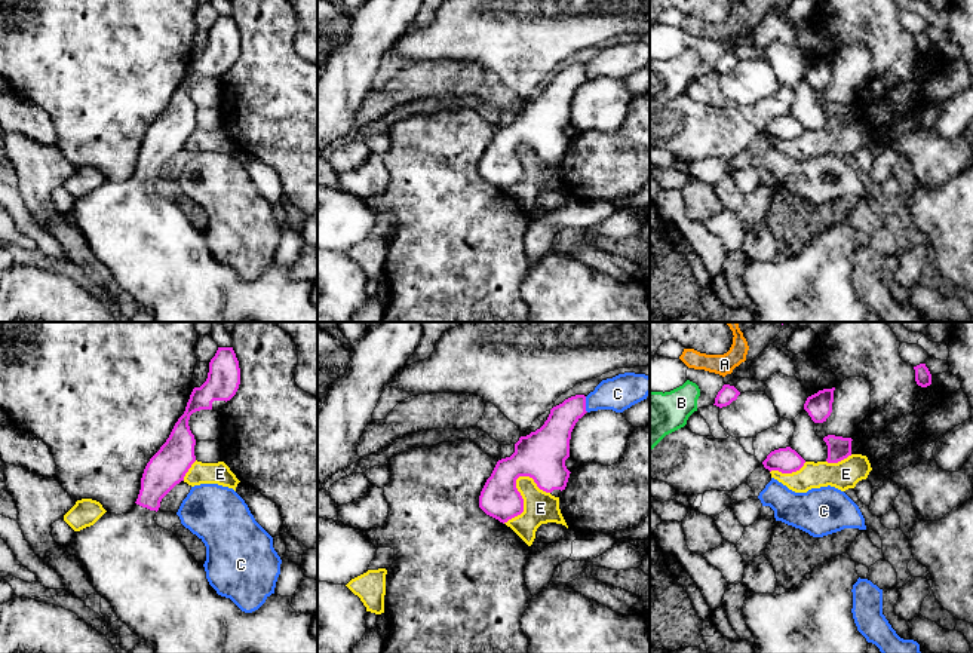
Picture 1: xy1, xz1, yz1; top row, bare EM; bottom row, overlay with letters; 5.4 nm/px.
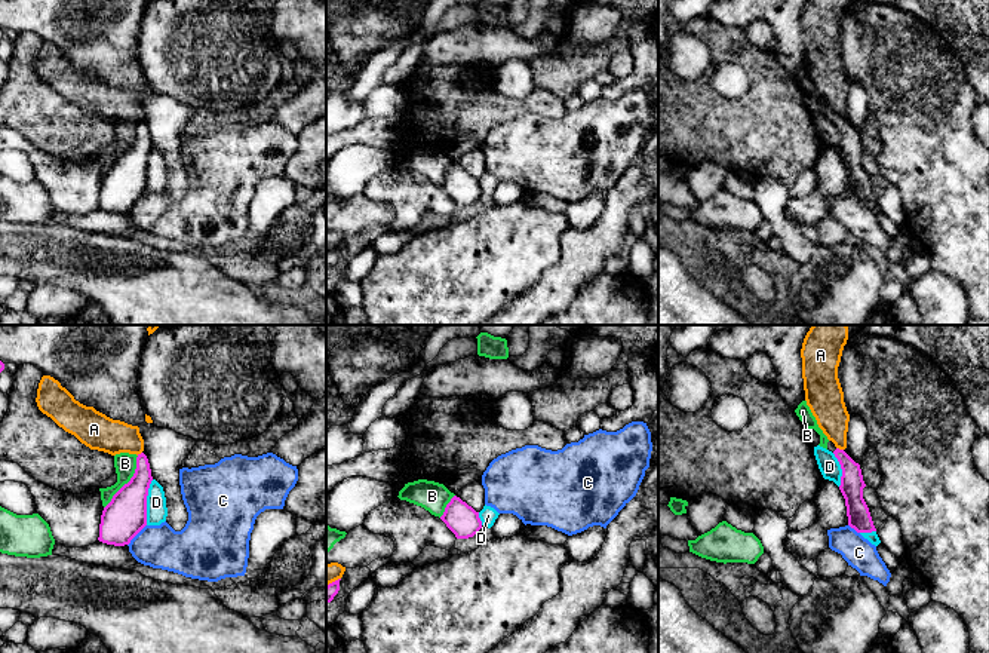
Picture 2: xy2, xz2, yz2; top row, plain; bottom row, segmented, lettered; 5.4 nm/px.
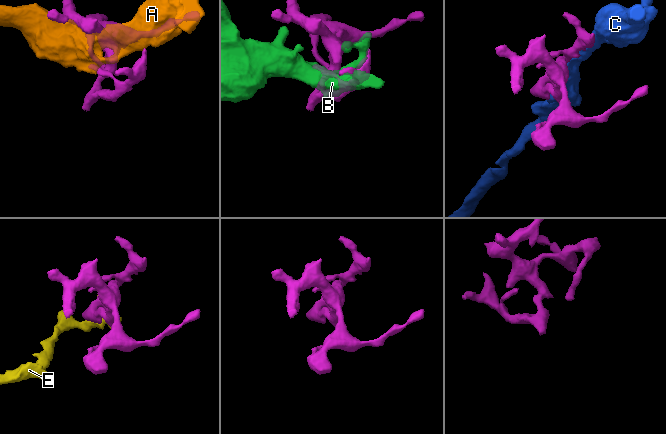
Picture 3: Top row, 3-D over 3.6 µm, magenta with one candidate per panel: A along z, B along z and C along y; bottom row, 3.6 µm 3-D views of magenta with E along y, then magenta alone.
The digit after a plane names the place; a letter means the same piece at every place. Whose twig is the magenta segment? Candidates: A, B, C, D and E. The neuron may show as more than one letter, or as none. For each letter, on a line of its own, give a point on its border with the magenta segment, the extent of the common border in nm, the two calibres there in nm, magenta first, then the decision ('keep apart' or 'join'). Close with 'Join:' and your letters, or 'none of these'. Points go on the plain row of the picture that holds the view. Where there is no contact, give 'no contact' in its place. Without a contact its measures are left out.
A: yz2 (838, 116) | 40 nm | 130/190 nm | keep apart
B: xy2 (128, 150) | 340 nm | 220/120 nm | keep apart
C: xy2 (137, 201) | 160 nm | 220/240 nm | keep apart
D: xy2 (146, 169) | 260 nm | 220/110 nm | keep apart
E: xz1 (516, 156) | 300 nm | 260/180 nm | keep apart
Join: none of these

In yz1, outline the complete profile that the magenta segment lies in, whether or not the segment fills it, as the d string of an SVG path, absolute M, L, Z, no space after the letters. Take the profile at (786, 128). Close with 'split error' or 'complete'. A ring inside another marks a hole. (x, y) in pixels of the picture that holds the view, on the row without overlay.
M791 114L771 119L762 129L764 135L779 138L782 141L792 141L804 134L805 128Z; complete

